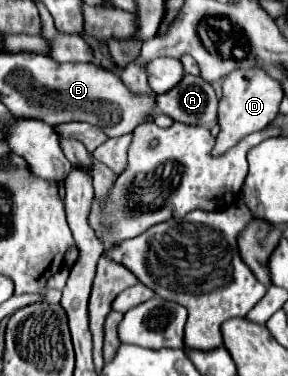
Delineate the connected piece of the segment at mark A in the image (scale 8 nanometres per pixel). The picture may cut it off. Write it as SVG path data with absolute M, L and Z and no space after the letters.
M184 75L184 79L168 91L168 95L156 97L158 109L178 123L212 127L216 123L218 97L210 83Z

